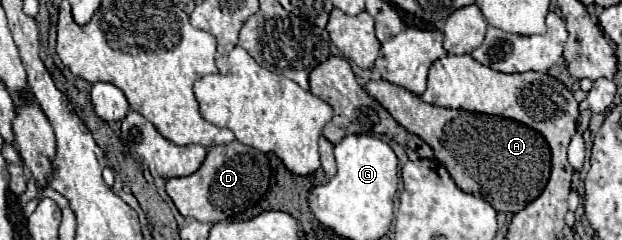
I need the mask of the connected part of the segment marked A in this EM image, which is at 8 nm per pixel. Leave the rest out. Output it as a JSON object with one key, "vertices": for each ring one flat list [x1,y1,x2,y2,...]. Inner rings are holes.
{"vertices":[[387,80,369,82,365,90,405,130,417,134,433,148,435,158,447,168,463,192,483,196,497,212,515,214,545,190,551,174,551,150,545,138,533,128,501,116,439,108]]}

